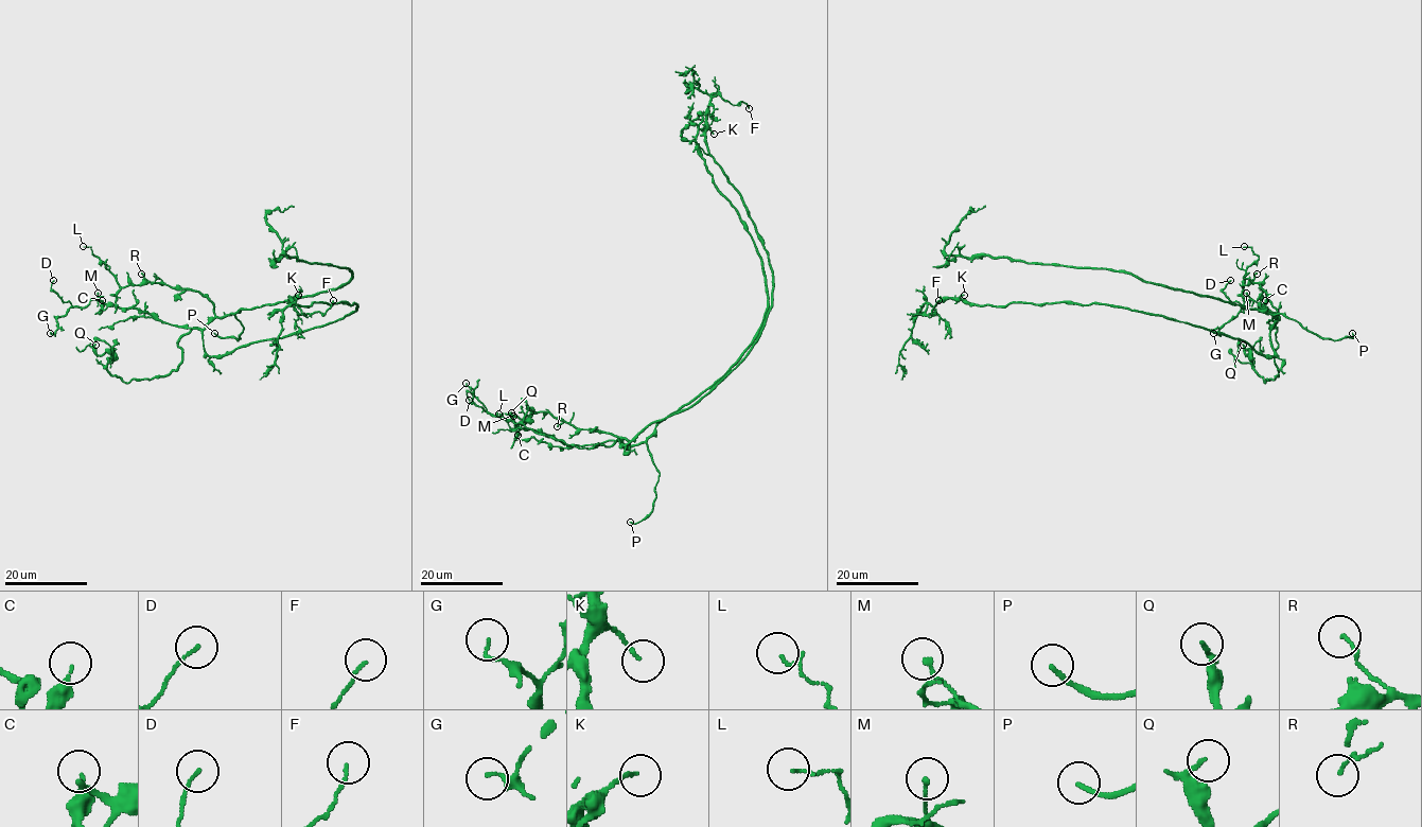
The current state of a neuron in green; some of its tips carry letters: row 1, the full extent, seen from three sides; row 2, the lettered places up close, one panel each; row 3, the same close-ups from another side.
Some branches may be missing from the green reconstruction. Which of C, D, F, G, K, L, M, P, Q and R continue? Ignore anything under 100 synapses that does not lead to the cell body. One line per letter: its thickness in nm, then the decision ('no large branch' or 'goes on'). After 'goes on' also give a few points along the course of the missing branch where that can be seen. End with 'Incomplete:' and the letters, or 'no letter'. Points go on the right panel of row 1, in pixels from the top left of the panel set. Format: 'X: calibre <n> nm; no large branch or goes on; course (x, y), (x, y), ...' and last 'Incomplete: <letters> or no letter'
C: calibre 220 nm; no large branch
D: calibre 110 nm; no large branch
F: calibre 80 nm; no large branch
G: calibre 110 nm; no large branch
K: calibre 120 nm; no large branch
L: calibre 90 nm; no large branch
M: calibre 140 nm; no large branch
P: calibre 160 nm; goes on; course (1352, 333), (1342, 320), (1336, 319), (1335, 314), (1346, 310), (1356, 316), (1358, 304), (1351, 286)
Q: calibre 130 nm; no large branch
R: calibre 80 nm; no large branch
Incomplete: P

